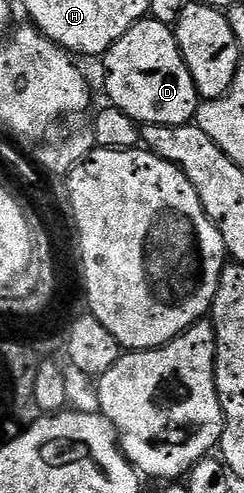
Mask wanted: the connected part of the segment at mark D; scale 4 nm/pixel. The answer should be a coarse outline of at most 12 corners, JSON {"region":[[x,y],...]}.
{"region":[[139,20],[105,54],[107,96],[136,124],[201,103],[172,25]]}

